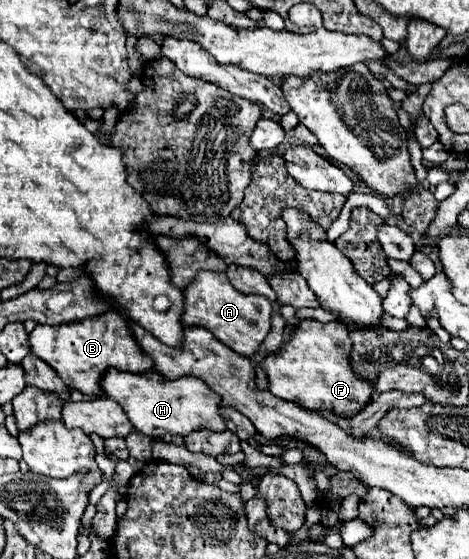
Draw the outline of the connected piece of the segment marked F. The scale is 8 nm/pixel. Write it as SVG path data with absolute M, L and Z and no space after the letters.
M301 320L297 326L297 332L293 334L291 342L285 344L283 352L271 354L265 358L265 362L261 364L267 370L269 376L269 390L283 400L295 402L297 406L309 410L309 412L325 412L331 414L335 418L341 420L351 420L353 416L357 416L369 402L373 396L373 382L371 380L361 380L349 362L351 356L351 338L349 338L349 330L343 324L337 322L329 322L329 324L321 324L317 320Z

